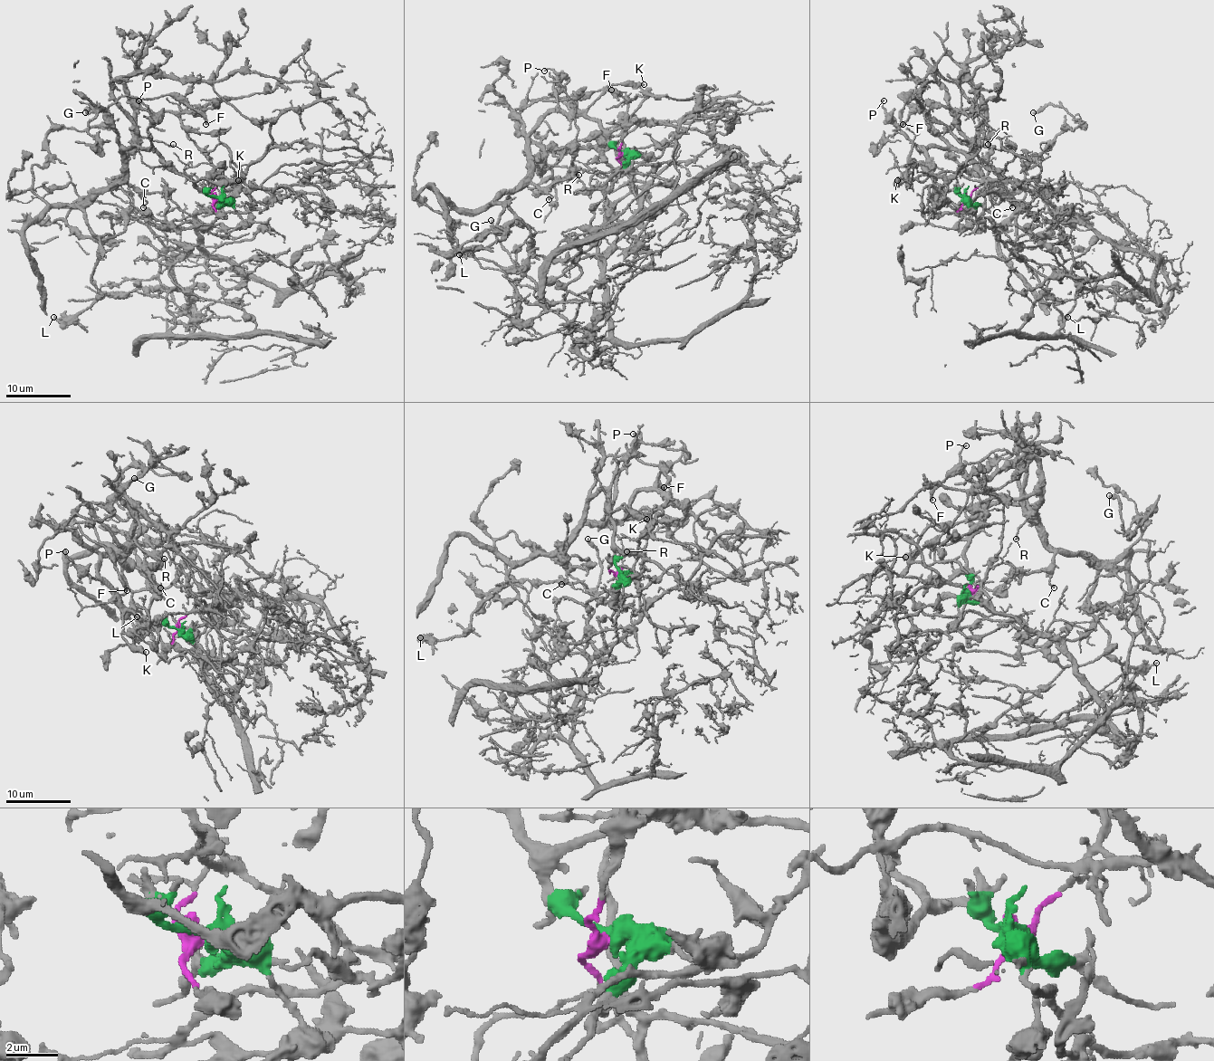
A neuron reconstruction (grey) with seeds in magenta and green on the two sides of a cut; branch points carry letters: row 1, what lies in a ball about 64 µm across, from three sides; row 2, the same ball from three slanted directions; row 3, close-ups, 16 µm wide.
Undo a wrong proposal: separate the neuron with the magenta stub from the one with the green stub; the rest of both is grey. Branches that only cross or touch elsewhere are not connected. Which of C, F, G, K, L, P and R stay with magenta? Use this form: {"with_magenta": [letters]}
{"with_magenta": []}

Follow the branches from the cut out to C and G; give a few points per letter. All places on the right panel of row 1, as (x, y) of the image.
C: (966, 197), (946, 191), (928, 173), (925, 150), (932, 148), (960, 150), (984, 178), (993, 181), (1013, 207)
G: (966, 197), (928, 173), (925, 150), (960, 150), (1023, 204), (1024, 167), (1079, 126), (1060, 107), (1032, 113)

